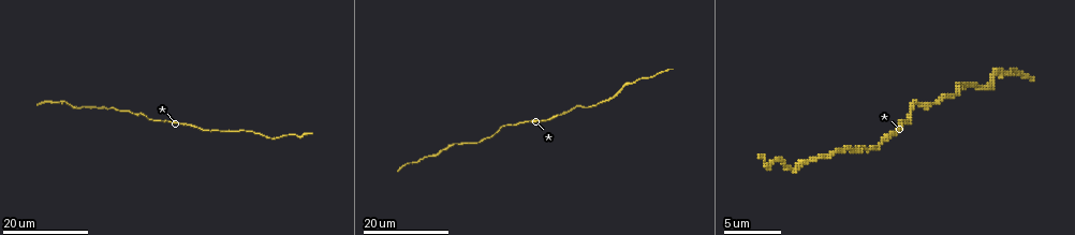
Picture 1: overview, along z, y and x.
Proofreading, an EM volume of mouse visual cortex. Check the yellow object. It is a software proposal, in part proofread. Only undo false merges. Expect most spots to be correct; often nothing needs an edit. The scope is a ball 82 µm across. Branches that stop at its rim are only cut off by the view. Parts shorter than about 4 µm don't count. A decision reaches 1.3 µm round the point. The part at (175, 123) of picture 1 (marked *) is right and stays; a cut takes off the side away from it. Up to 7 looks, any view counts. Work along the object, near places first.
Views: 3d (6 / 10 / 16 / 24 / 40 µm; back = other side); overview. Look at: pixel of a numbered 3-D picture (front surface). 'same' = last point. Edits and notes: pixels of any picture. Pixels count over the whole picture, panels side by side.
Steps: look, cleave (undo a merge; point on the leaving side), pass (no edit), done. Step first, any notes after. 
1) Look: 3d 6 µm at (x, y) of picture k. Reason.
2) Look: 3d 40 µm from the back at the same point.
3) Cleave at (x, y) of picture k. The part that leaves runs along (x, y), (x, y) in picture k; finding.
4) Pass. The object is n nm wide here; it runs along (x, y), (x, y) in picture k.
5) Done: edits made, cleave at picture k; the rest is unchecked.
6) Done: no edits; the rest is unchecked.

Look: 3d 16 µm at (526, 121) of picture 1. Sudden change in width.

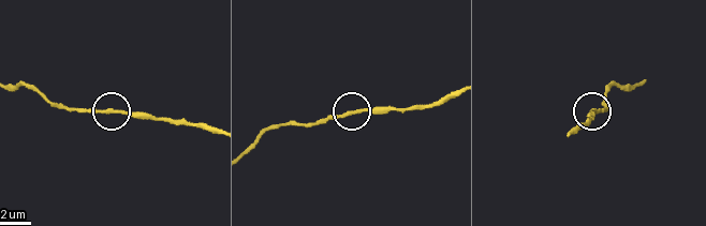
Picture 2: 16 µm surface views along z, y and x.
Look: 3d 10 µm at (120, 110) of picture 2. Closer look.

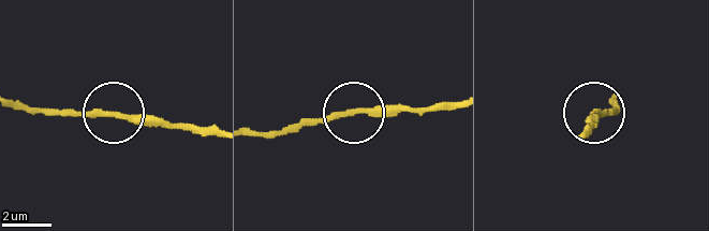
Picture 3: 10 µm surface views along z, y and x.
Pass. It runs along (389, 111), (336, 111), (289, 124) in picture 3; continuous, no second cell.

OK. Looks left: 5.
Look: 3d 16 µm at (433, 155) of picture 1. Calibre changes.

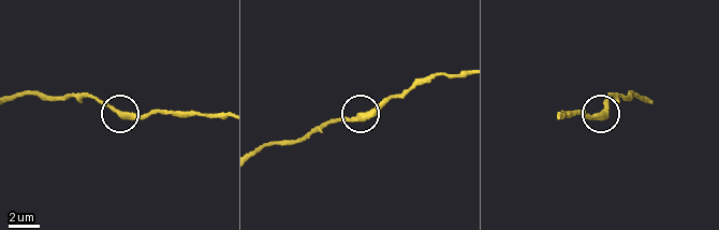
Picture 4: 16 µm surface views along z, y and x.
Look: 3d 10 µm at (359, 116) of picture 4.

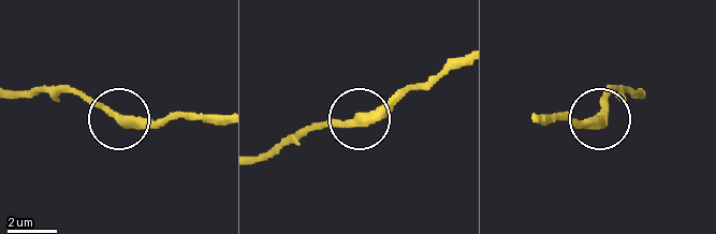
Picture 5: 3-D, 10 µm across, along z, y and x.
Pass. It runs along (218, 120), (187, 114), (119, 120), (66, 85) in picture 5; continuous, no second cell.

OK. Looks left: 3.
Look: 3d 16 µm at (96, 108) of picture 1. Thin neck.

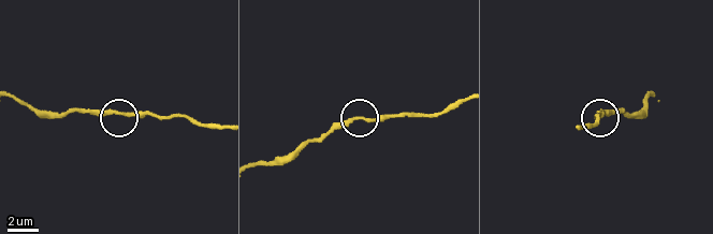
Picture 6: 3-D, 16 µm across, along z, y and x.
Look: 3d 10 µm at (360, 119) of picture 6.

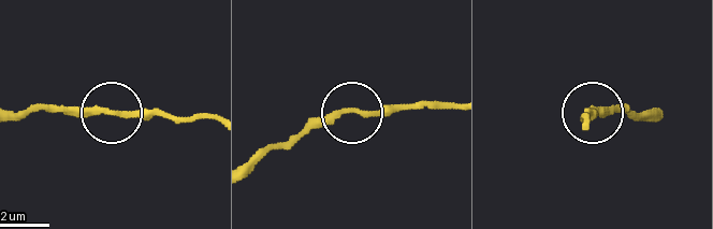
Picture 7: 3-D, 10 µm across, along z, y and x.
Look: 3d 10 µm from the back at (350, 111) of picture 7. From behind.

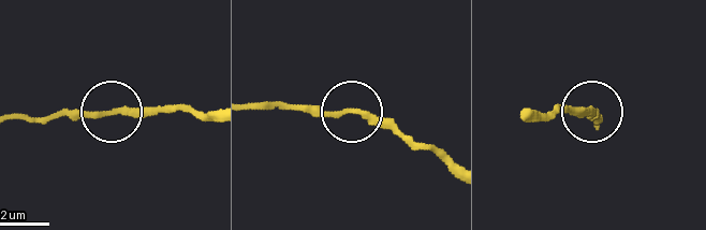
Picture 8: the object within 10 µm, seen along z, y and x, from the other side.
Pass. It runs along (13, 119), (164, 113) in picture 8; one cell here.

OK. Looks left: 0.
Done: no edits; the rest is unchecked.

